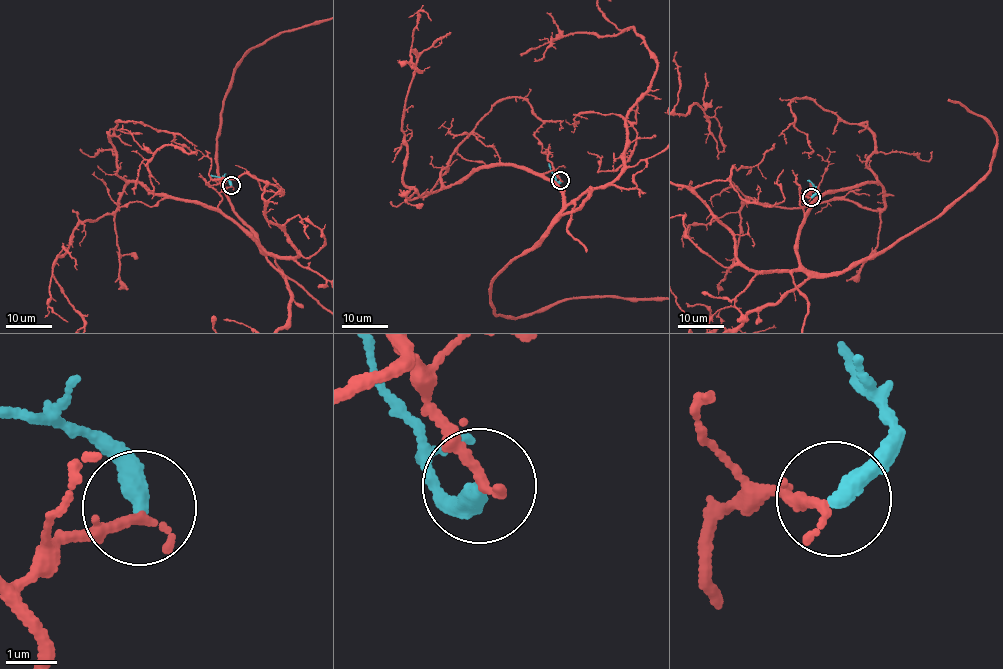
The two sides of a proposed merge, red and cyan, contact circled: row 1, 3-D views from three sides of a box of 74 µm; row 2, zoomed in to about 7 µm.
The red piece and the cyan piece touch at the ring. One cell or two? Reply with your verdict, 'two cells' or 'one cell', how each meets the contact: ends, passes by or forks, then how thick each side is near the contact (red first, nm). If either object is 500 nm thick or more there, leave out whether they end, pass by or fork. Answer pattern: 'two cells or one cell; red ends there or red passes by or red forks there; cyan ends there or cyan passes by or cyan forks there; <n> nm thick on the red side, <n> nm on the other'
one cell; red passes by; cyan ends there; 160 nm thick on the red side, 380 nm on the other

